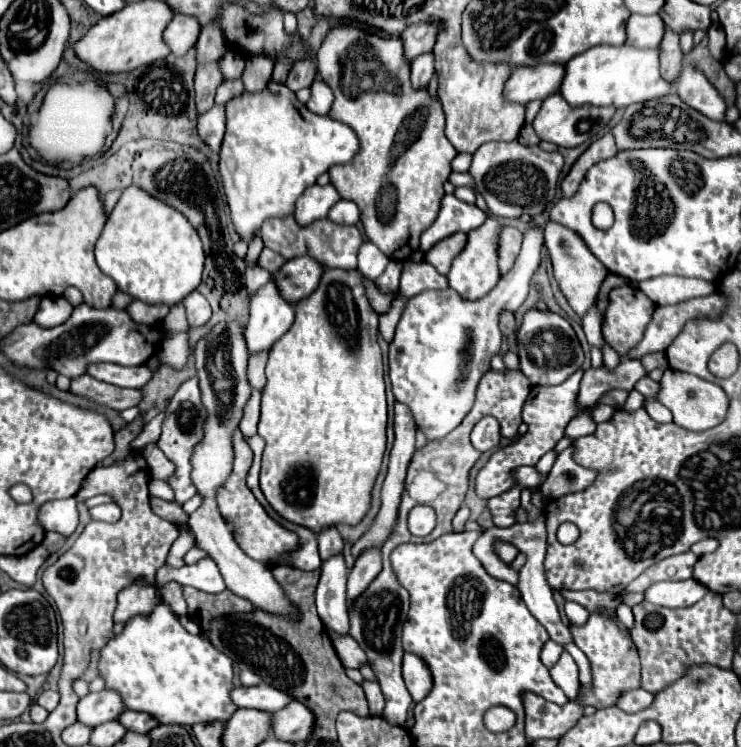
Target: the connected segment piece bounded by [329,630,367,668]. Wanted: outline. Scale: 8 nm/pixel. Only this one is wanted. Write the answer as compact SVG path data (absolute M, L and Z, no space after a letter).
M329 630L331 638L333 638L333 646L335 646L335 652L339 654L343 666L347 668L359 668L361 664L367 662L367 658L363 656L363 652L359 650L359 644L351 638L351 636L337 636Z

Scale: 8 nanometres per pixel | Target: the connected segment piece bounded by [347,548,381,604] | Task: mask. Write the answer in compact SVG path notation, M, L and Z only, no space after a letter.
M375 548L363 550L349 572L349 582L347 582L347 602L349 604L351 604L351 598L359 596L359 592L363 592L371 584L375 574L379 574L379 570L381 570L379 548L377 550Z

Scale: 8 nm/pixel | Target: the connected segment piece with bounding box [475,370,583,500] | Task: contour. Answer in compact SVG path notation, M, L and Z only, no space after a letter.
M577 370L575 374L571 374L571 378L567 378L567 382L559 384L559 386L541 386L541 388L535 388L529 396L529 400L525 402L523 406L523 422L529 424L529 430L525 436L521 436L517 442L497 450L489 462L479 470L477 474L477 480L475 480L475 492L489 500L505 490L509 490L513 486L513 468L517 466L535 466L537 460L547 454L549 450L553 450L553 446L557 444L557 440L563 438L563 430L567 426L567 422L579 412L577 406L575 406L575 396L577 396L577 390L579 390L579 382L581 382L581 376L583 376L583 370Z

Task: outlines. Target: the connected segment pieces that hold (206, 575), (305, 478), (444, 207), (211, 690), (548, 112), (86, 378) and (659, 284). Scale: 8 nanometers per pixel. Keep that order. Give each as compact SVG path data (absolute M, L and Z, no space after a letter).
M209 556L201 558L197 564L191 564L191 566L171 568L165 564L163 568L157 570L155 584L159 588L171 580L175 580L183 586L193 586L193 588L209 592L209 594L217 594L217 592L225 590L225 582L221 578L221 572L219 572L215 560L211 560Z
M327 268L321 276L321 282L317 290L299 300L295 306L295 322L279 342L269 350L269 360L267 360L267 384L263 388L263 398L261 398L261 420L259 420L259 436L265 440L265 450L263 450L263 460L261 460L261 490L267 498L267 502L289 522L303 524L315 532L319 532L325 526L335 526L339 522L343 524L357 524L365 512L369 510L371 502L371 488L373 482L379 474L381 458L385 452L385 428L387 428L387 402L385 402L385 382L383 382L383 362L381 362L381 350L377 342L377 324L379 324L379 314L371 310L371 304L365 294L365 284L363 276L359 270L341 270L341 268Z
M445 194L441 198L441 210L437 220L427 228L421 236L421 248L427 252L433 244L437 244L441 238L447 238L455 232L469 232L473 228L479 228L485 220L485 212L481 212L475 204L461 202L453 194Z
M159 600L159 604L151 610L151 614L139 614L139 616L133 616L131 620L125 622L125 628L121 634L117 634L115 638L111 638L103 650L99 652L99 660L97 660L97 670L99 670L99 676L105 680L105 688L107 690L115 690L125 705L126 709L135 710L139 712L147 712L154 718L156 718L161 724L181 724L181 726L193 726L197 722L211 722L211 720L227 720L237 708L235 704L231 702L229 698L229 692L231 692L231 686L233 686L233 662L231 658L227 658L225 654L219 654L219 650L215 650L211 646L209 640L201 638L201 636L195 636L195 634L189 634L181 622L179 622L179 616L171 610L171 606L165 602L165 600Z
M553 94L549 98L543 100L539 114L533 120L533 128L537 132L537 136L541 140L553 142L557 146L565 146L565 148L573 148L579 146L583 142L587 142L589 138L597 136L605 124L611 120L611 116L615 114L615 108L605 106L605 108L597 108L597 106L581 106L581 108L571 108L567 106L567 102L561 98L561 94Z
M83 374L83 376L75 378L71 382L69 392L75 394L75 396L83 396L83 398L87 398L91 402L97 402L101 406L113 408L113 410L125 410L125 408L137 406L139 398L141 398L141 390L117 388L117 386L99 382L93 376L89 376L89 374Z
M665 274L639 282L639 290L643 290L655 304L679 304L683 300L713 294L715 284L707 280Z

